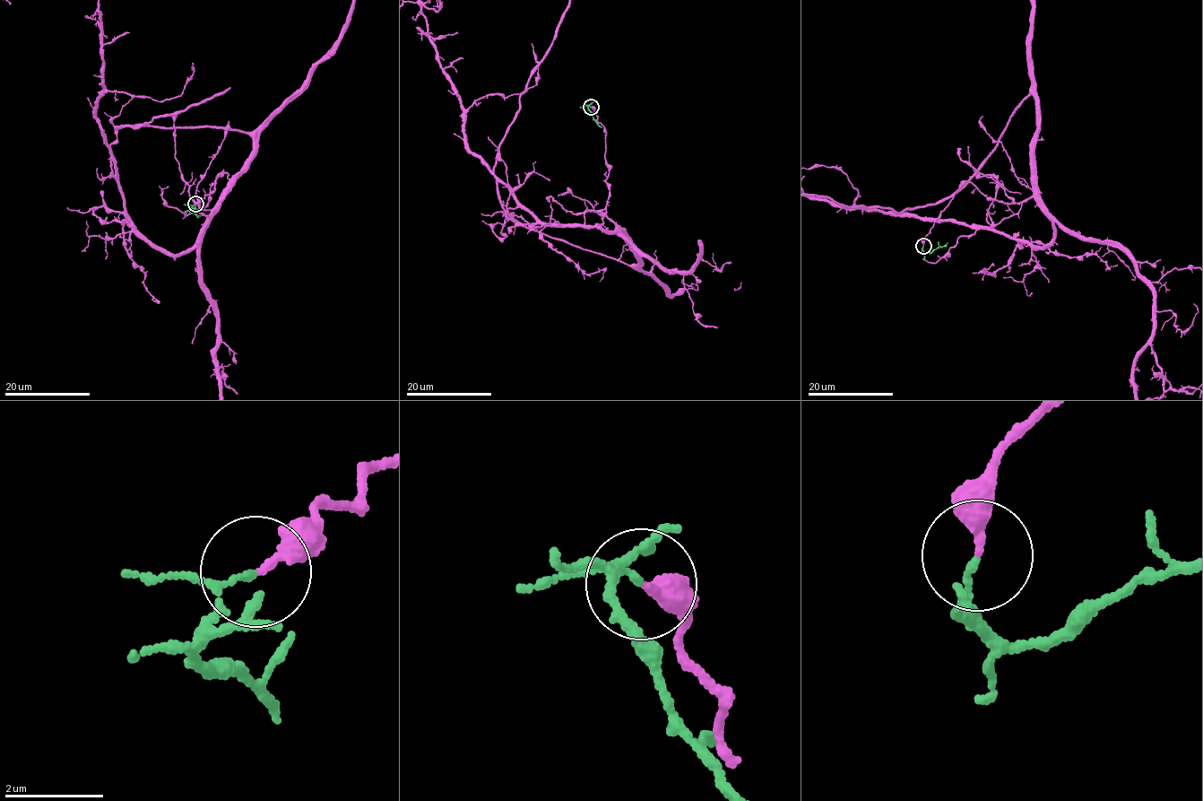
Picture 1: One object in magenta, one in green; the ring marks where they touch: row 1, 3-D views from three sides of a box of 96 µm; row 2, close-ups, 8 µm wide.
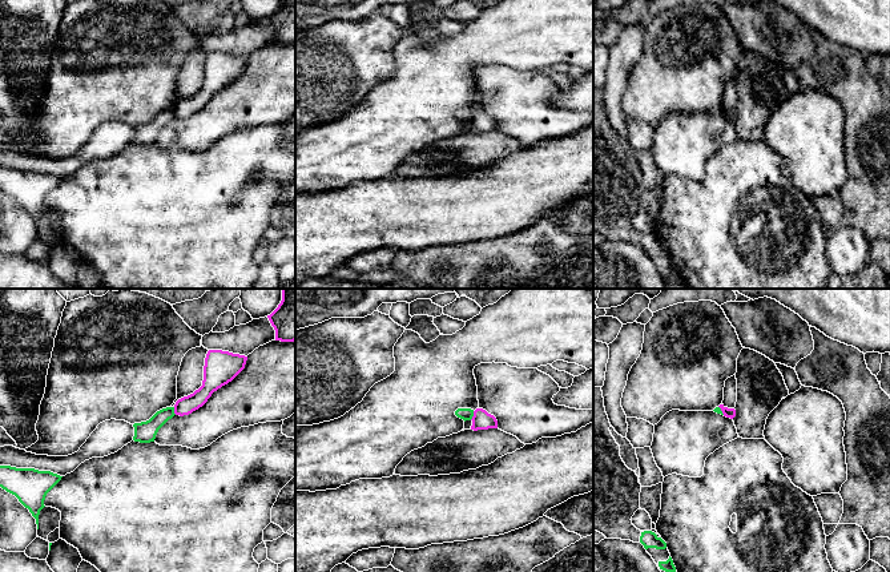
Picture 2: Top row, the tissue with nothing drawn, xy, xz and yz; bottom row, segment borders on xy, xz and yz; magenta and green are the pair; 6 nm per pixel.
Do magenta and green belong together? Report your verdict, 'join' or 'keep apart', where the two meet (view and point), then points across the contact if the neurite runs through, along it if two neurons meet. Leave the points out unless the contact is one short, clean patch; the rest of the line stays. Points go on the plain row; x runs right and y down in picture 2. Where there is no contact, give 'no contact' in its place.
keep apart; meets magenta in xz at (474, 117); border along xz (474, 113), (470, 121)

